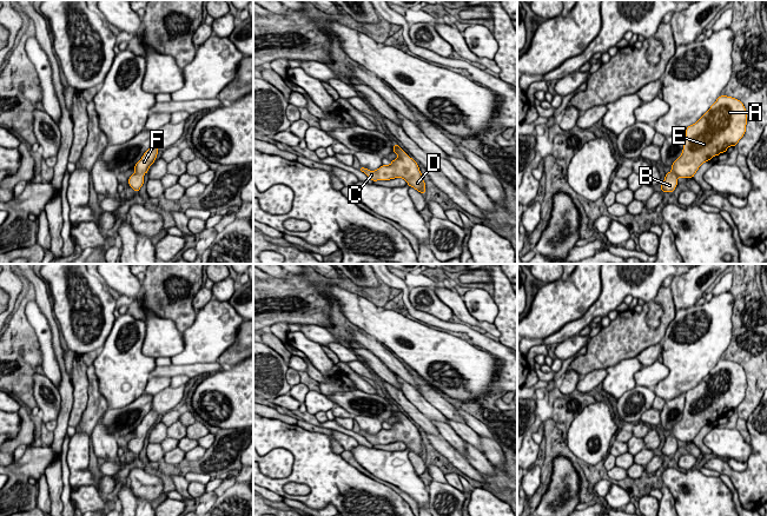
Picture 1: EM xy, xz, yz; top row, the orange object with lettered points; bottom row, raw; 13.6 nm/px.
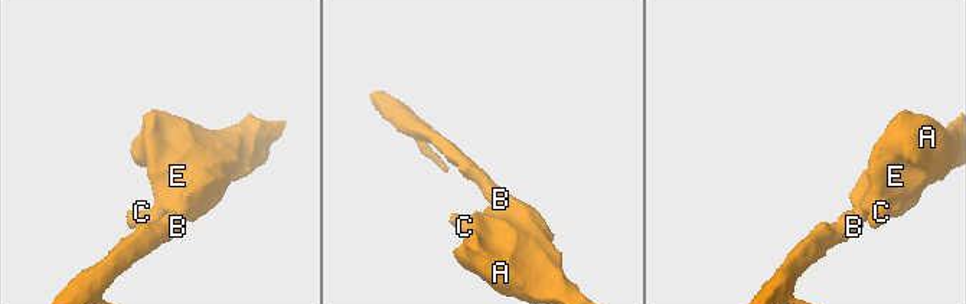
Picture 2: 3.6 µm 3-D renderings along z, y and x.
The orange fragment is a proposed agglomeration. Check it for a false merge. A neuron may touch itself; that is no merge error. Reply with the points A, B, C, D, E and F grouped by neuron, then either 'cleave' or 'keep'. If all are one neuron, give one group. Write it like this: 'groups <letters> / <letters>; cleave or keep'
groups A B C D E F; keep

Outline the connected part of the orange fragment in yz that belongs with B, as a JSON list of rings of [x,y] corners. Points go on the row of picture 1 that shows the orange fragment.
[[[720,95],[695,124],[686,128],[682,154],[672,164],[672,171],[666,173],[660,190],[673,193],[679,177],[693,178],[705,161],[726,152],[730,146],[736,146],[746,132],[746,125],[747,113],[743,104],[735,98]]]

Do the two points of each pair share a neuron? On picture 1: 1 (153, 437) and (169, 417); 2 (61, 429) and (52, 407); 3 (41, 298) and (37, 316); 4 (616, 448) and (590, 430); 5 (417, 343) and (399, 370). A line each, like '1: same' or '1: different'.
1: same
2: different
3: different
4: different
5: different

